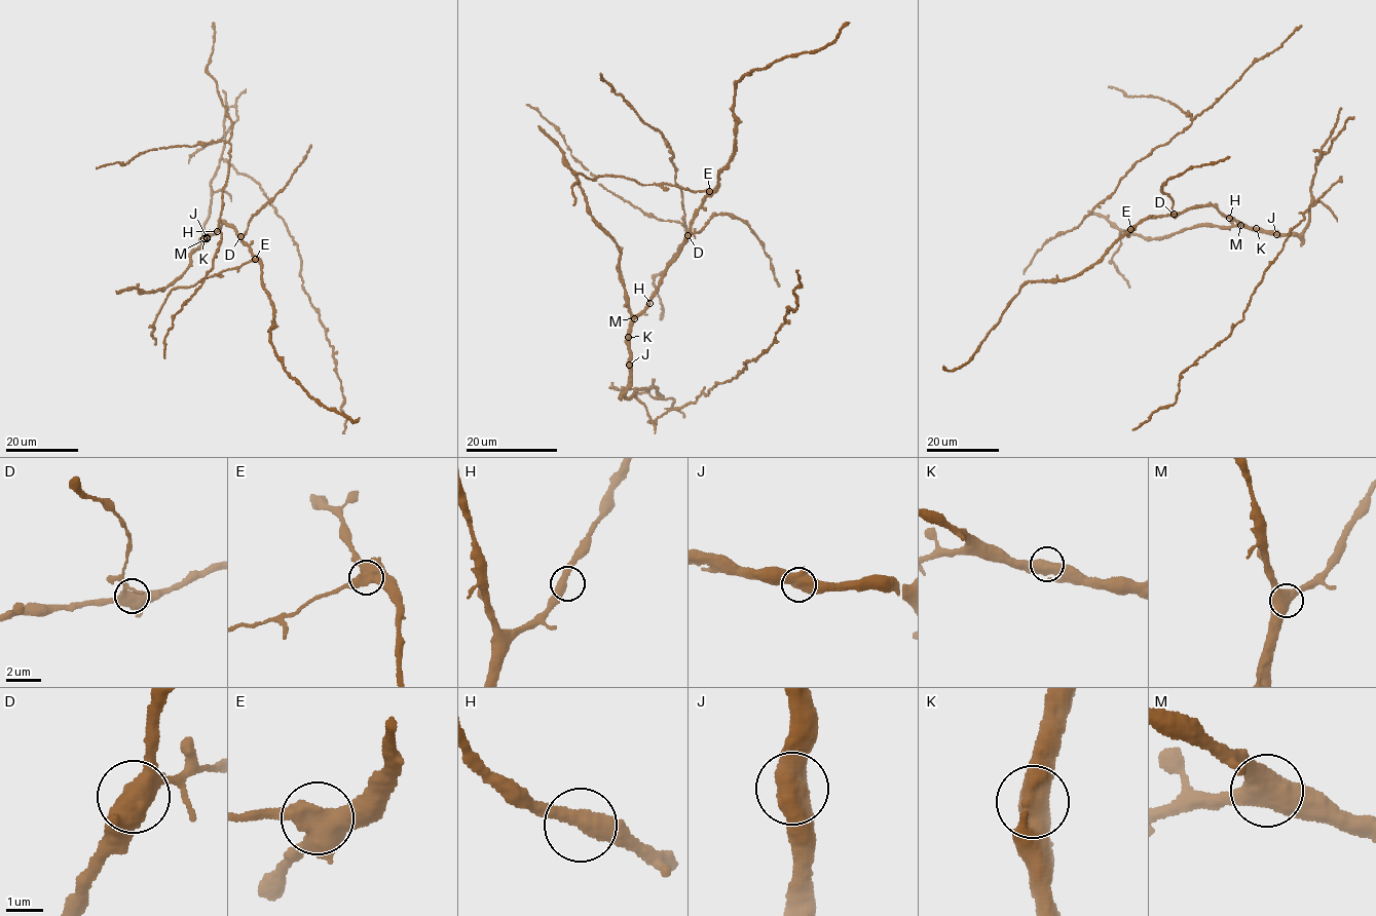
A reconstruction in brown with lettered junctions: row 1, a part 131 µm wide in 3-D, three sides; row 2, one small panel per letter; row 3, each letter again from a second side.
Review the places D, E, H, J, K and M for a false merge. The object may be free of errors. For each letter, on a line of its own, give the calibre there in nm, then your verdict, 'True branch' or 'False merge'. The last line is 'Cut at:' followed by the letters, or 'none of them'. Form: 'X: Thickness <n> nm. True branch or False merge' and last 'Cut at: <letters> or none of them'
D: Thickness 500 nm. True branch
E: Thickness 550 nm. False merge
H: Thickness 440 nm. True branch
J: Thickness 480 nm. True branch
K: Thickness 600 nm. True branch
M: Thickness 480 nm. True branch
Cut at: E

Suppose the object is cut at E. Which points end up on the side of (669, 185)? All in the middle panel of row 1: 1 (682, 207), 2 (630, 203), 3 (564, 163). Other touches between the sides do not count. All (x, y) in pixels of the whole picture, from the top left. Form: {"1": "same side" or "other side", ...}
{"1": "other side", "2": "other side", "3": "other side"}

